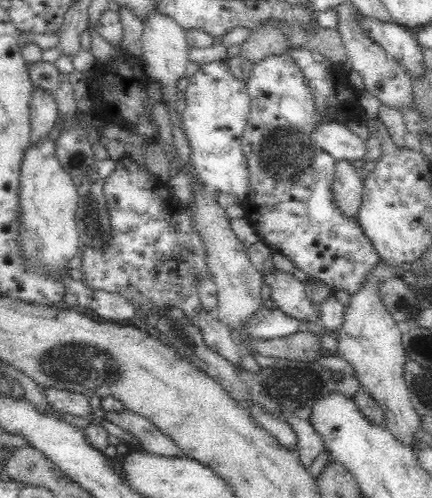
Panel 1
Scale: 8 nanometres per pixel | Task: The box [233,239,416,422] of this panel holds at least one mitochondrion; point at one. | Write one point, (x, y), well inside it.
(282, 376)

